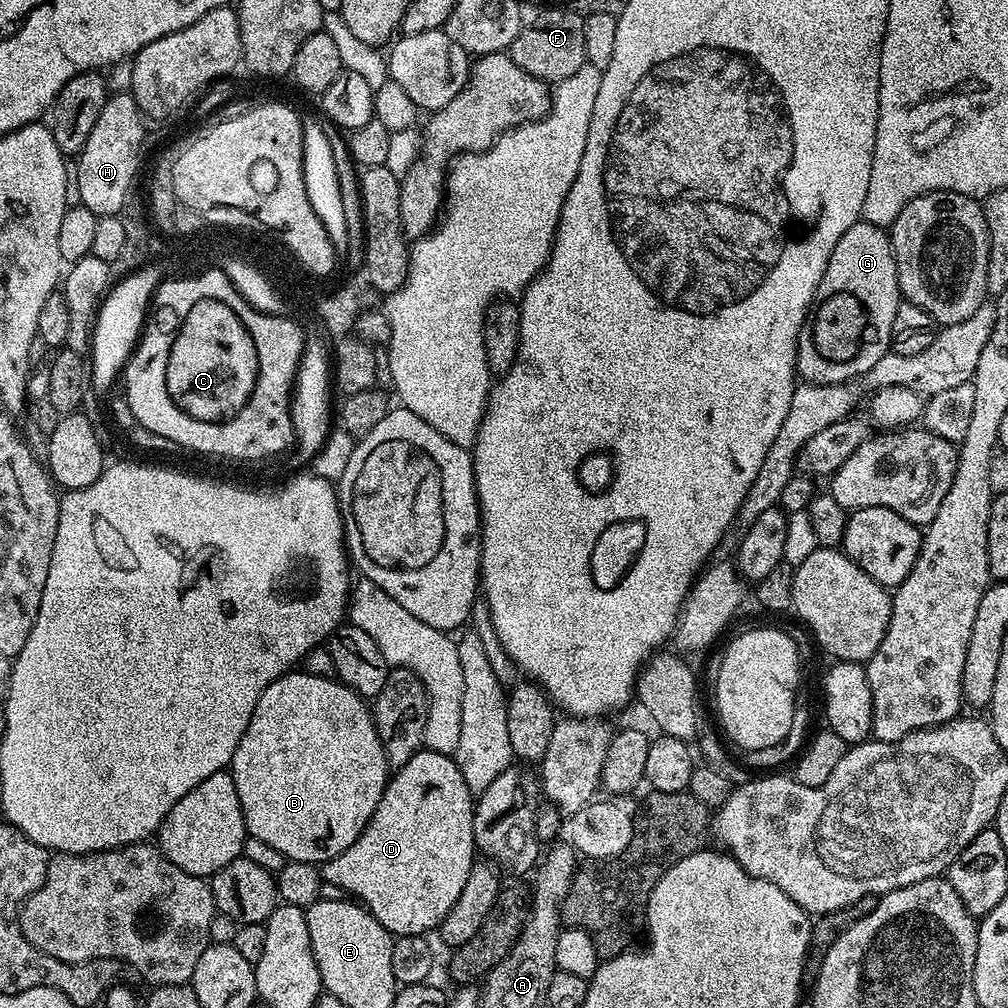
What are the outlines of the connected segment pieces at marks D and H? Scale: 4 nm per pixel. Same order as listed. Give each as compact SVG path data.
M427 750L415 752L410 758L410 762L406 762L406 766L395 769L391 773L388 785L384 787L382 798L378 802L370 822L364 827L359 838L345 852L338 854L332 860L327 860L322 865L323 883L325 885L333 884L334 887L341 888L344 891L341 893L347 894L352 898L358 898L359 903L363 904L374 918L378 918L378 922L382 922L382 926L386 926L386 930L392 933L393 937L397 938L406 935L423 936L430 933L431 928L432 931L439 929L440 923L446 918L446 914L450 914L450 906L454 906L454 902L458 902L458 894L462 894L462 886L466 886L466 878L470 878L470 870L478 856L476 839L474 838L473 807L474 793L466 786L466 778L462 778L462 770L458 770L456 761L452 756Z
M131 91L109 95L102 106L102 114L98 114L98 122L94 122L94 130L90 130L90 138L86 138L86 146L75 161L80 203L85 204L95 216L115 216L122 210L124 192L135 164L140 127L144 123L145 117Z

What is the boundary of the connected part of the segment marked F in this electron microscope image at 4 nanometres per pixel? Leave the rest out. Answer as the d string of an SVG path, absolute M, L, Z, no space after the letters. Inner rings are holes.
M548 8L533 24L525 23L507 48L512 57L526 74L534 74L539 80L555 86L561 84L570 74L586 63L586 34L584 33L584 16L581 13L567 12L564 8Z

